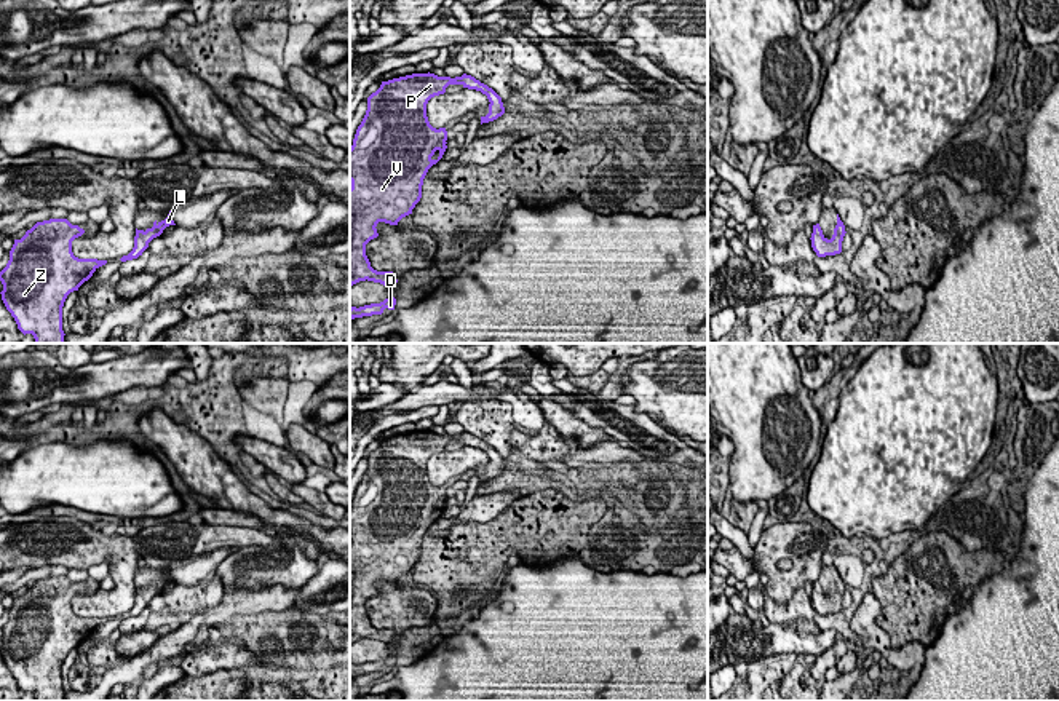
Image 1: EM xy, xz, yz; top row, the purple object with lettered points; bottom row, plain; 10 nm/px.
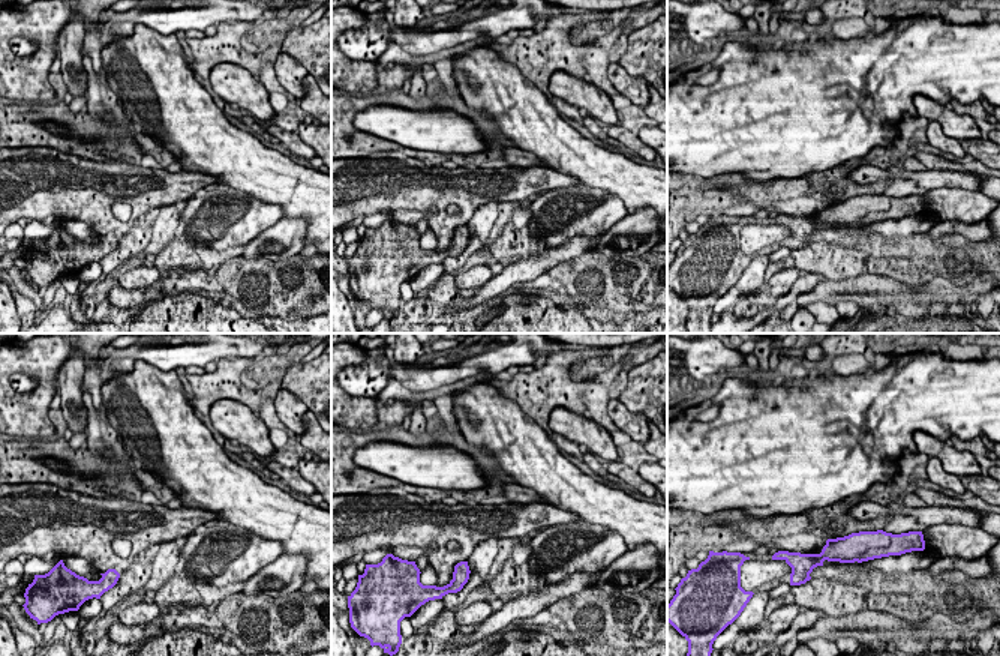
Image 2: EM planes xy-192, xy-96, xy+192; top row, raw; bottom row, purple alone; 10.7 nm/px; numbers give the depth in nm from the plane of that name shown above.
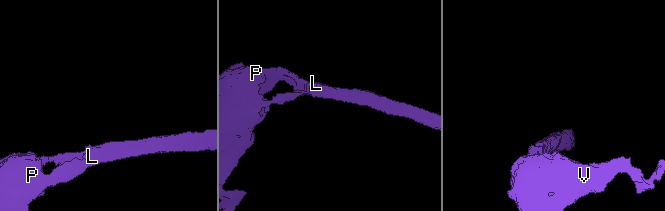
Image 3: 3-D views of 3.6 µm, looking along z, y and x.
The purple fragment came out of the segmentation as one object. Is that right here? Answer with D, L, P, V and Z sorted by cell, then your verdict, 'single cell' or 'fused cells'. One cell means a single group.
D L P V Z; single cell

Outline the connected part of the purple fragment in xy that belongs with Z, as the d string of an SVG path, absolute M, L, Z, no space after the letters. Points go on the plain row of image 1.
M67 576L37 580L21 597L14 597L10 618L0 629L2 658L18 687L24 693L32 691L35 701L64 701L62 664L67 653L78 648L99 624L107 621L107 618L73 613L72 599L83 591L83 586L72 583Z

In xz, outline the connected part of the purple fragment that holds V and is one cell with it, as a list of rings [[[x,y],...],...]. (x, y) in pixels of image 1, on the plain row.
[[[412,431],[388,439],[367,455],[367,468],[356,487],[350,505],[350,645],[359,639],[374,639],[383,644],[398,640],[393,629],[377,629],[366,613],[366,602],[377,596],[377,581],[398,580],[412,572],[422,556],[422,543],[428,527],[436,522],[447,506],[446,485],[433,485],[426,474],[431,455],[444,452],[449,442],[462,442],[481,449],[489,457],[489,471],[481,474],[481,482],[497,477],[505,471],[502,455],[487,442],[471,433],[438,434],[434,431]]]

